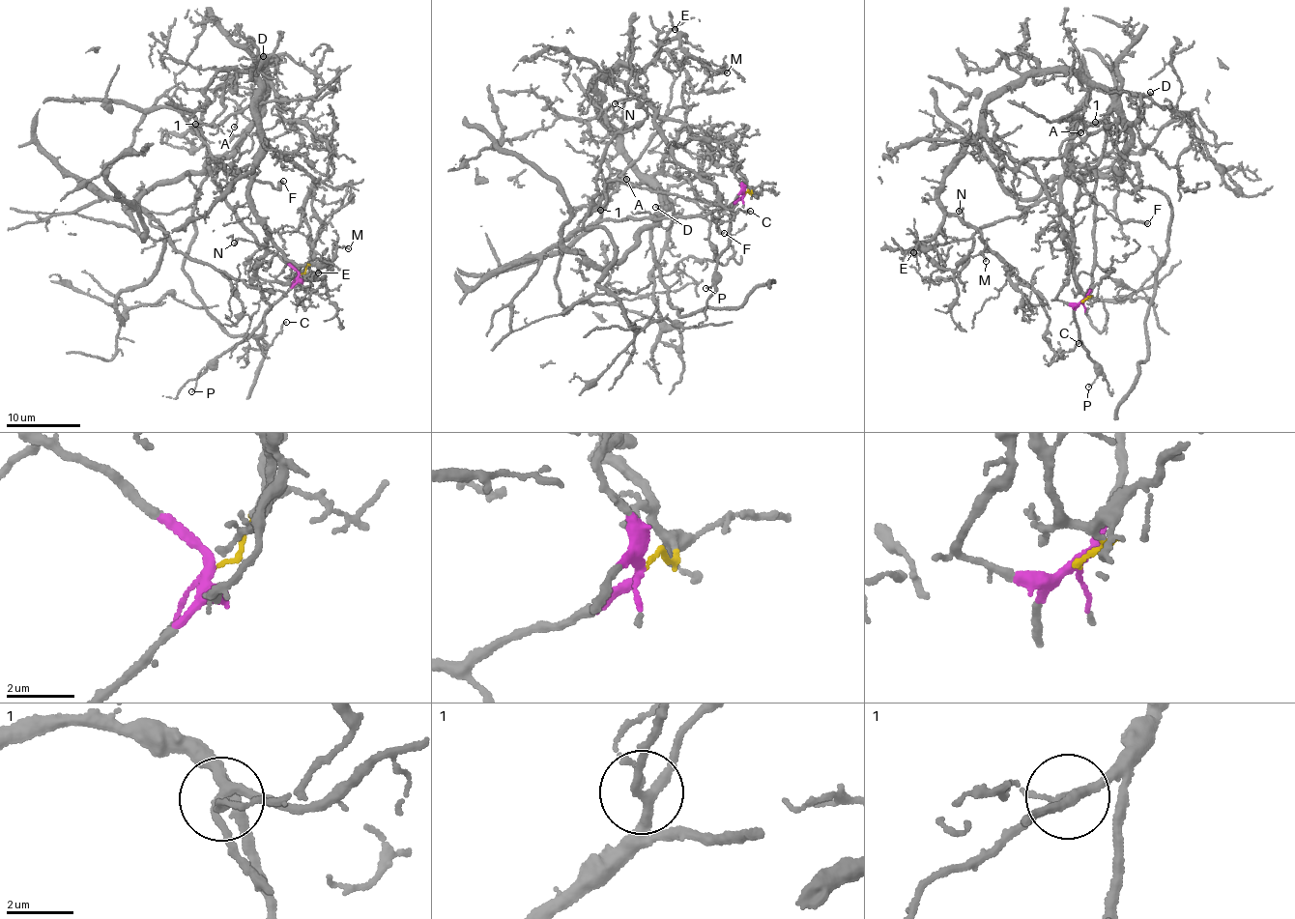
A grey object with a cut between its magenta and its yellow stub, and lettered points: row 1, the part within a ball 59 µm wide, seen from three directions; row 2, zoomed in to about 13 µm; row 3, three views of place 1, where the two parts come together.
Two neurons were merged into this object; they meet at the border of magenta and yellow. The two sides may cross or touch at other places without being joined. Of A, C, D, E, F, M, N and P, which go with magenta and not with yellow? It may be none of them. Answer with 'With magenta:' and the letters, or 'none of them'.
With magenta: A, F, P

